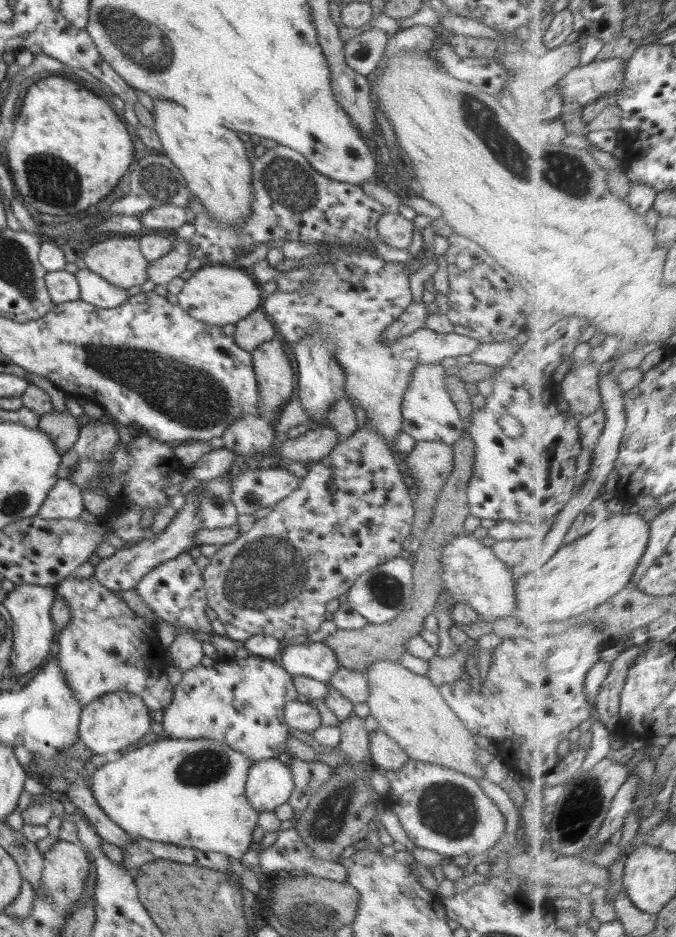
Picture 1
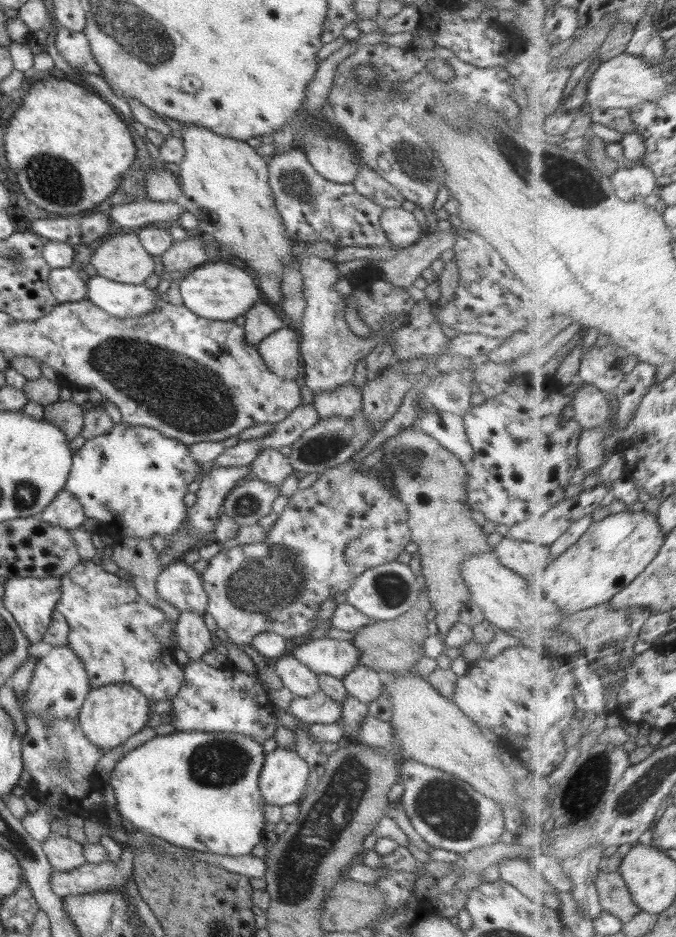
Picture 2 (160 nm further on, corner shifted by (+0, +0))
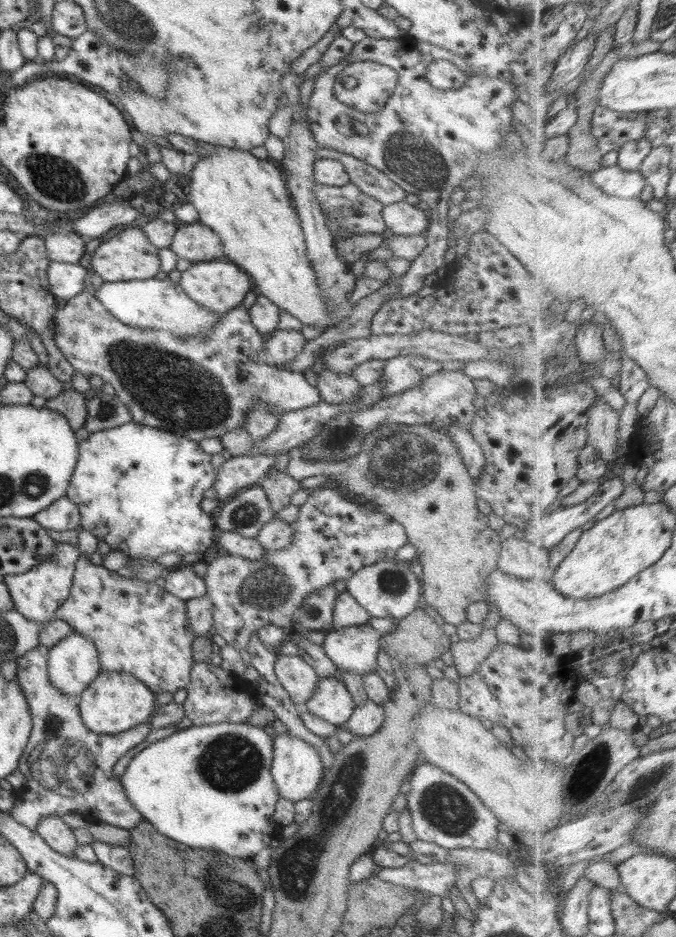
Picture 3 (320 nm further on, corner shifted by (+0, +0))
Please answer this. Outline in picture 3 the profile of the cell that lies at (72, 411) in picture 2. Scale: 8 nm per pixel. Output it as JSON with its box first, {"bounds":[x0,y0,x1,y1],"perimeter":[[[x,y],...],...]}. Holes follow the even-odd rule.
{"bounds":[45,389,88,432],"perimeter":[[[74,389],[63,391],[59,396],[46,400],[45,406],[48,410],[64,416],[72,428],[72,432],[76,432],[82,427],[88,417],[87,414],[87,395],[79,394]]]}

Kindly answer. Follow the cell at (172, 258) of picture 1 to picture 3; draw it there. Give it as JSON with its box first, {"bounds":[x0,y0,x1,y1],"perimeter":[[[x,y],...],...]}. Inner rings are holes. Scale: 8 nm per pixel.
{"bounds":[169,222,224,263],"perimeter":[[[200,222],[178,225],[169,248],[191,263],[221,260],[224,256],[219,236]]]}

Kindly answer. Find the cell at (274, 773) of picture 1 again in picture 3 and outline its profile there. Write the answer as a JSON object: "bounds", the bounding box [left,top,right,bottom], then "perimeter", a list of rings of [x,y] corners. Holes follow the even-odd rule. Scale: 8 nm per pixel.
{"bounds":[271,732,324,803],"perimeter":[[[289,732],[273,738],[271,775],[283,799],[291,800],[293,803],[310,799],[320,786],[324,771],[318,751],[305,740],[290,735]]]}

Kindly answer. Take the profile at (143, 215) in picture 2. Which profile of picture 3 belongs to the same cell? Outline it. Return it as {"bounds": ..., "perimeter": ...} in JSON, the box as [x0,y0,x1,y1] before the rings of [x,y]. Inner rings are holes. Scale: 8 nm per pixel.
{"bounds":[73,204,138,239],"perimeter":[[[106,204],[102,208],[90,208],[86,216],[74,220],[73,230],[85,239],[100,238],[115,226],[130,224],[138,214],[130,205]]]}

